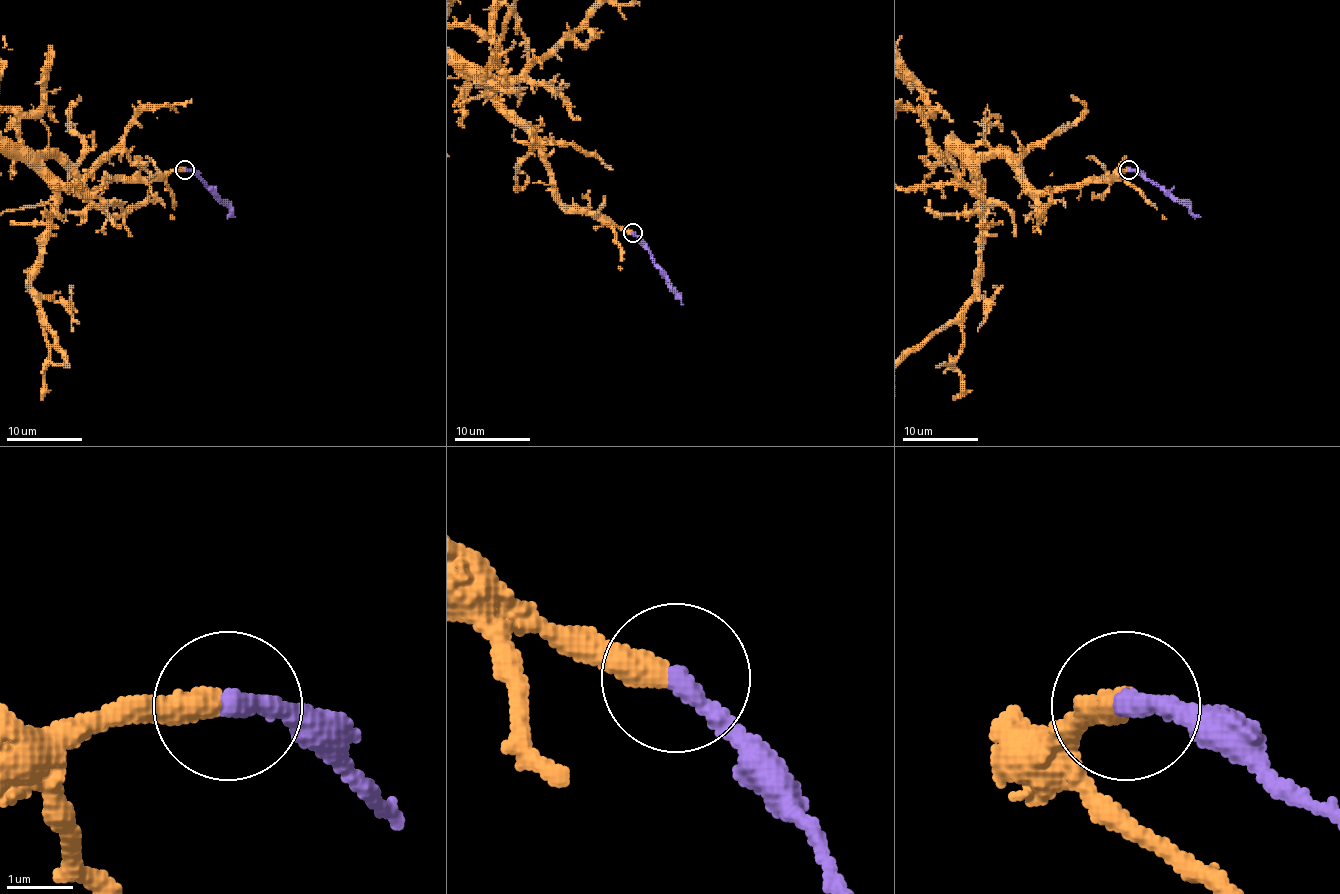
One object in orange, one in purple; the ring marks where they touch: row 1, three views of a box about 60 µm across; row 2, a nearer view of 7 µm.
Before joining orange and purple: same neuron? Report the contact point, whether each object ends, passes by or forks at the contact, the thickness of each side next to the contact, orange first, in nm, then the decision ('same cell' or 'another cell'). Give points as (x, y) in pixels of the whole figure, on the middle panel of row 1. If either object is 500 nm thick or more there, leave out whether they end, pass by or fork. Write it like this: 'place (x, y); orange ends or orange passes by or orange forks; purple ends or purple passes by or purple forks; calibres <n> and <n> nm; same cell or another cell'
place (633, 232); orange ends; purple ends; calibres 440 and 340 nm; same cell

